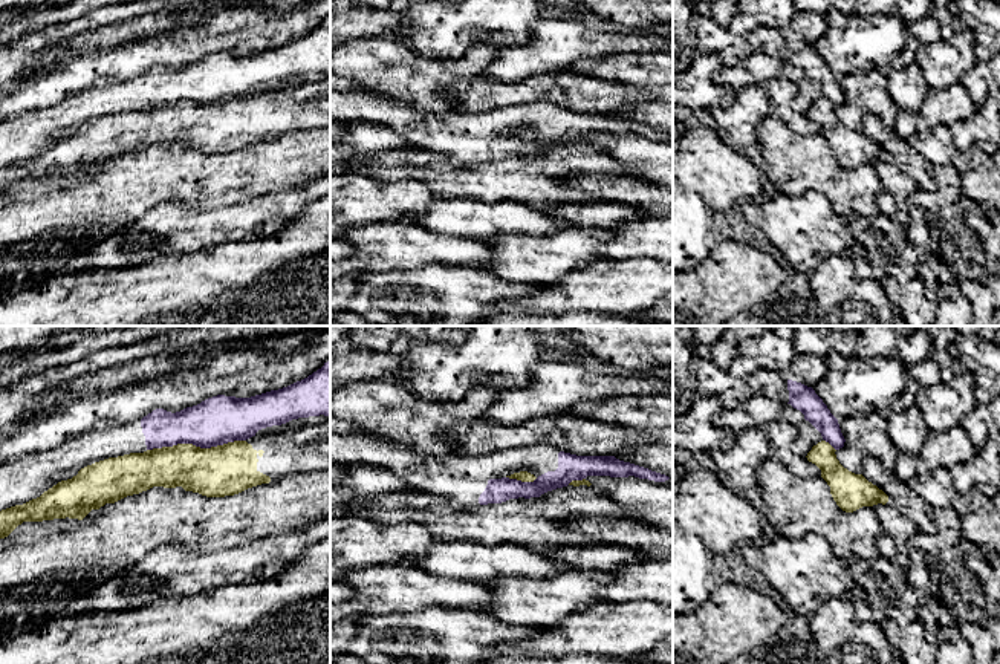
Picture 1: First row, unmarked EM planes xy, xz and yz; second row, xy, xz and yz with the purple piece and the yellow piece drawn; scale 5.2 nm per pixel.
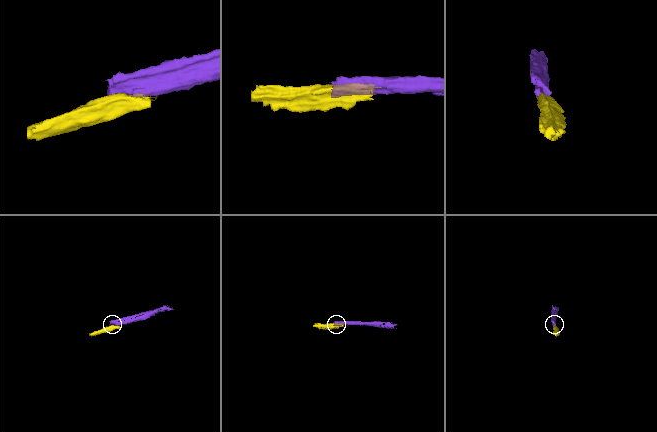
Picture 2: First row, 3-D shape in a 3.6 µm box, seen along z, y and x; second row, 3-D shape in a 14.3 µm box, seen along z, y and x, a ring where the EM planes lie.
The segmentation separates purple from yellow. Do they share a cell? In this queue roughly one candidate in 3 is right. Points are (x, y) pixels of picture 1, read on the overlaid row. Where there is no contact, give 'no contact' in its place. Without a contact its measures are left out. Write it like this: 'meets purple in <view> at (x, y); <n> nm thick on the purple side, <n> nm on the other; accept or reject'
meets purple in xy at (196, 445); 260 nm thick on the purple side, 280 nm on the other; reject

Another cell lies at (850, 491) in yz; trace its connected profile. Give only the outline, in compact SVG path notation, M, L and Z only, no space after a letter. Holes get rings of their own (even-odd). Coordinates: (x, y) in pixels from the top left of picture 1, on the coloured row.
M821 441L812 447L806 457L821 470L821 477L830 487L830 494L836 505L846 513L878 503L885 505L888 496L862 474L855 474L844 468L835 451L829 442Z

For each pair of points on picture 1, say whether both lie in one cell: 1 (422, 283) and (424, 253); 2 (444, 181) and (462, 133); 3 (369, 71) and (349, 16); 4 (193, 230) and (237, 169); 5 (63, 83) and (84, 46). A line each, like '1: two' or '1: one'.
1: two
2: two
3: two
4: two
5: one

